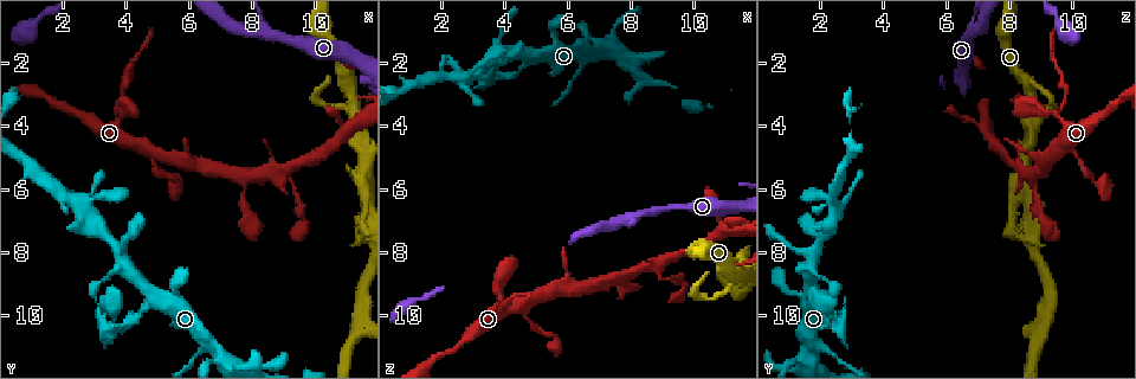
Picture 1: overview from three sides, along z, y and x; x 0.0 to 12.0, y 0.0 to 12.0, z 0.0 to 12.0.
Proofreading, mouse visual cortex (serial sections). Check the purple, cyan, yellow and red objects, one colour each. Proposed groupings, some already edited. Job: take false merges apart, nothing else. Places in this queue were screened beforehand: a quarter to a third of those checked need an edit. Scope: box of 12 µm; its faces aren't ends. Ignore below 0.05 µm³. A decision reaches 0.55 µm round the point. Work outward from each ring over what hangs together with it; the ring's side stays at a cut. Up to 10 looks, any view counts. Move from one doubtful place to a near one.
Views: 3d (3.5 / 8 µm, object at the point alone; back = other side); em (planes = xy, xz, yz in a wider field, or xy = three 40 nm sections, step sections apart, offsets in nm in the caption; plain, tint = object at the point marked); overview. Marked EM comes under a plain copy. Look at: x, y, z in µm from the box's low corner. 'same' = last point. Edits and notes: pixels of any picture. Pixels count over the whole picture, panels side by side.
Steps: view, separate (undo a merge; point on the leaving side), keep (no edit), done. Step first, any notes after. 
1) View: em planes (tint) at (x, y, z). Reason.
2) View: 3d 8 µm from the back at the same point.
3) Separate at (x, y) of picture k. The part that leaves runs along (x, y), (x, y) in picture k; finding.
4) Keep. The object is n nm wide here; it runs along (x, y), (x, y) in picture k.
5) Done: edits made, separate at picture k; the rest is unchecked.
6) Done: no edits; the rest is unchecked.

View: 3d 8 µm at (11.3, 3.6, 8.7). Two arms in line, one across.

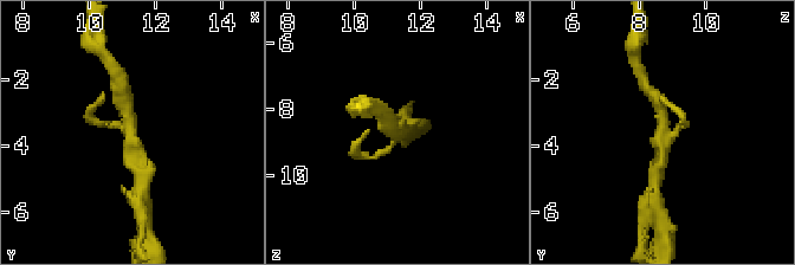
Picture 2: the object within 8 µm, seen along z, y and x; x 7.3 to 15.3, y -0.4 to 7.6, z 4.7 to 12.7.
View: em xy step 5 (tint) at (11.3, 3.7, 8.6). 3 arms meet here; the arms are 200, 300, 300 nm wide; need the tissue.

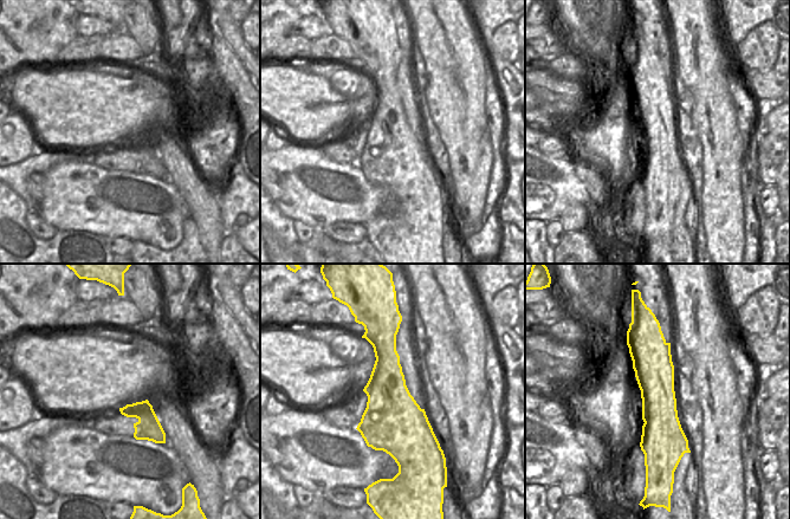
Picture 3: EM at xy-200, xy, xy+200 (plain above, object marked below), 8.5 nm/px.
Keep. It runs along (655, 338), (660, 454) in picture 3; one cell here.

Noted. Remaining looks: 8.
View: 3d 8 µm from the back at (11.3, 10.0, 9.2). Abrupt turn.

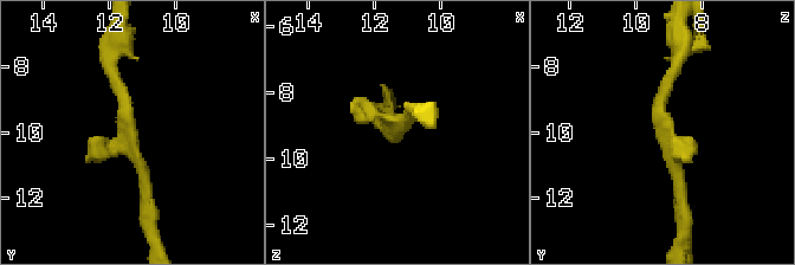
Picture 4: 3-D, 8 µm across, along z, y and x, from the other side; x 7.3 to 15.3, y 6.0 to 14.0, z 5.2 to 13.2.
View: 3d 3.5 µm at (11.4, 10.0, 9.2). Closer look.

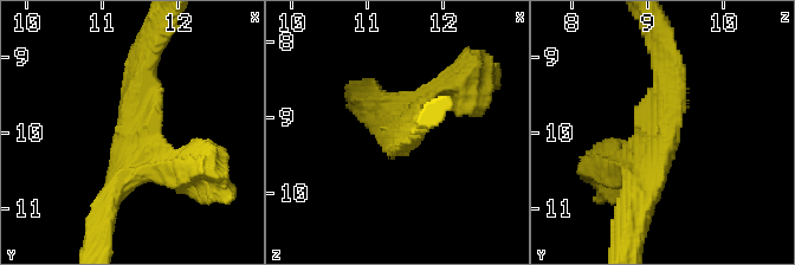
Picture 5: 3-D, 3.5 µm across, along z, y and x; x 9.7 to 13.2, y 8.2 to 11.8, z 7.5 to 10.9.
View: em xy step 3 (tint) at (11.30, 10.00, 9.25). Now the EM.

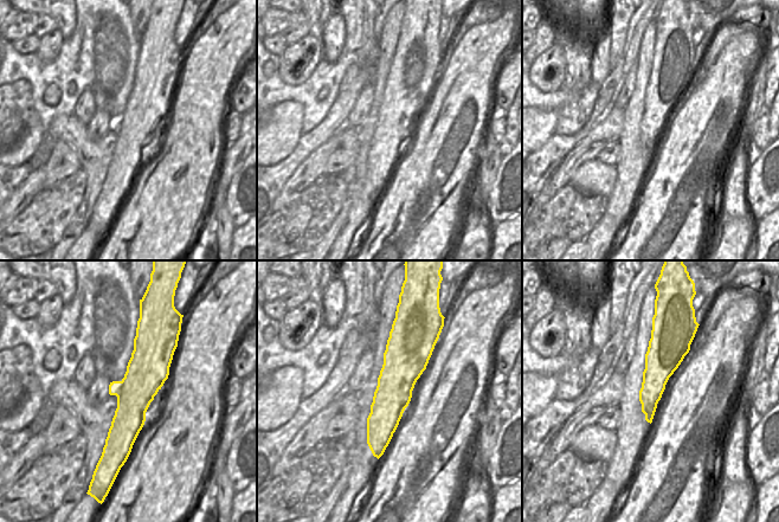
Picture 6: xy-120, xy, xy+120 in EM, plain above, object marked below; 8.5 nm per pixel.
Keep. It runs along (150, 60), (110, 198) in picture 5; one cell here.

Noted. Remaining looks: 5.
View: 3d 3.5 µm at (8.5, 1.0, 6.7). Three-way junction.

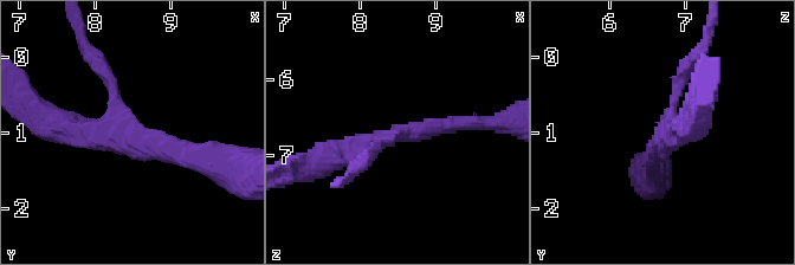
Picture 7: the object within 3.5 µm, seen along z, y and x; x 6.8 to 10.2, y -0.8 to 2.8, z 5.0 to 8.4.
View: em xy step 1 (tint) at (8.50, 1.05, 6.75). 3 arms meet here; the arms are 150, 250, 300 nm wide.

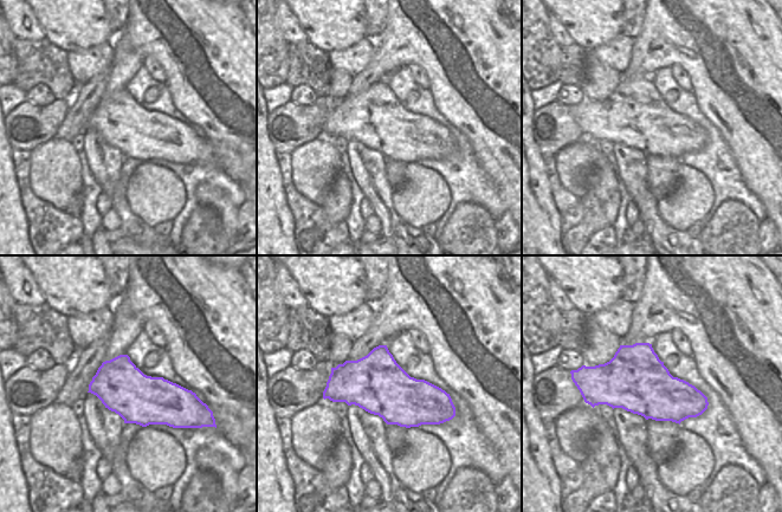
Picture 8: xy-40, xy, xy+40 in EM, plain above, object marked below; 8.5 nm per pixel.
Keep. It runs along (202, 163), (148, 142), (57, 123) in picture 7; one cell here.

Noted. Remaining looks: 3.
View: 3d 3.5 µm from the back at (3.9, 3.0, 9.8). Thin neck.

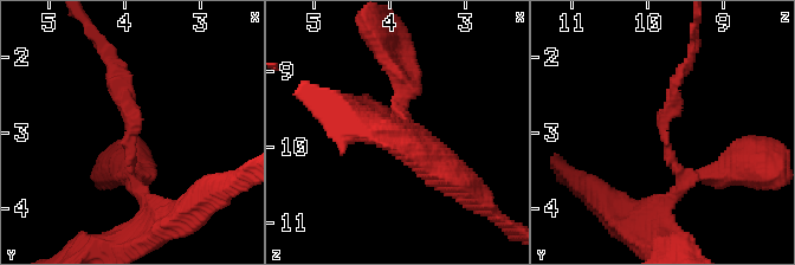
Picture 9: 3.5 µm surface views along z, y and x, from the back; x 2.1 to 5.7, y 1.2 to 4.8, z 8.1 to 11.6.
View: em xy step 2 (tint) at (3.90, 3.00, 9.80).

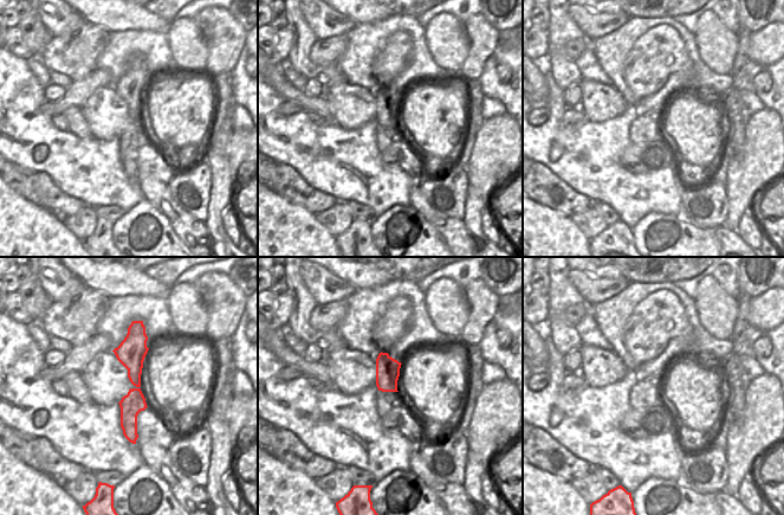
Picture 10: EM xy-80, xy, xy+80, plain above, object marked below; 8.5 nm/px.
Separate at (118, 91) of picture 9. Two cells meet here.

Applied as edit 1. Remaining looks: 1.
Done: edits made, separate at picture 9; the rest is unchecked.

